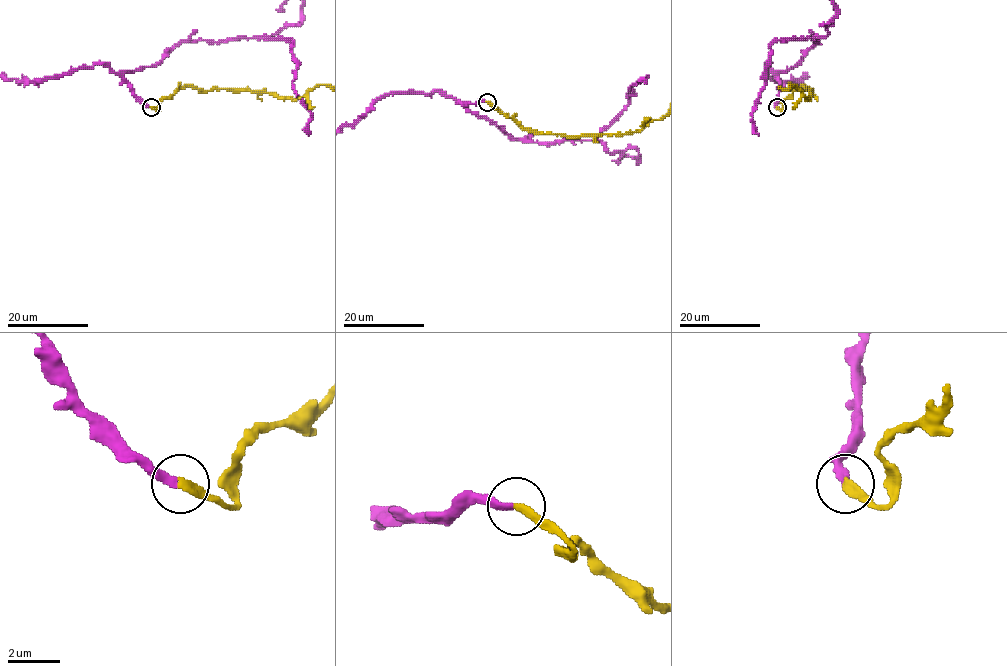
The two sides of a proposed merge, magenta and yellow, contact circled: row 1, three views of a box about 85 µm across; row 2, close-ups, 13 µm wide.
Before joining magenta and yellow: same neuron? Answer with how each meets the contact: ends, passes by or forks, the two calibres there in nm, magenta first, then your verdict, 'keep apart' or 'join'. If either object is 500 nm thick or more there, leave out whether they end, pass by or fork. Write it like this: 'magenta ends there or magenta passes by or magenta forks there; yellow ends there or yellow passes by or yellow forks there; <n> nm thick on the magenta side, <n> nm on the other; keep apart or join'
magenta ends there; yellow ends there; 280 nm thick on the magenta side, 340 nm on the other; join

